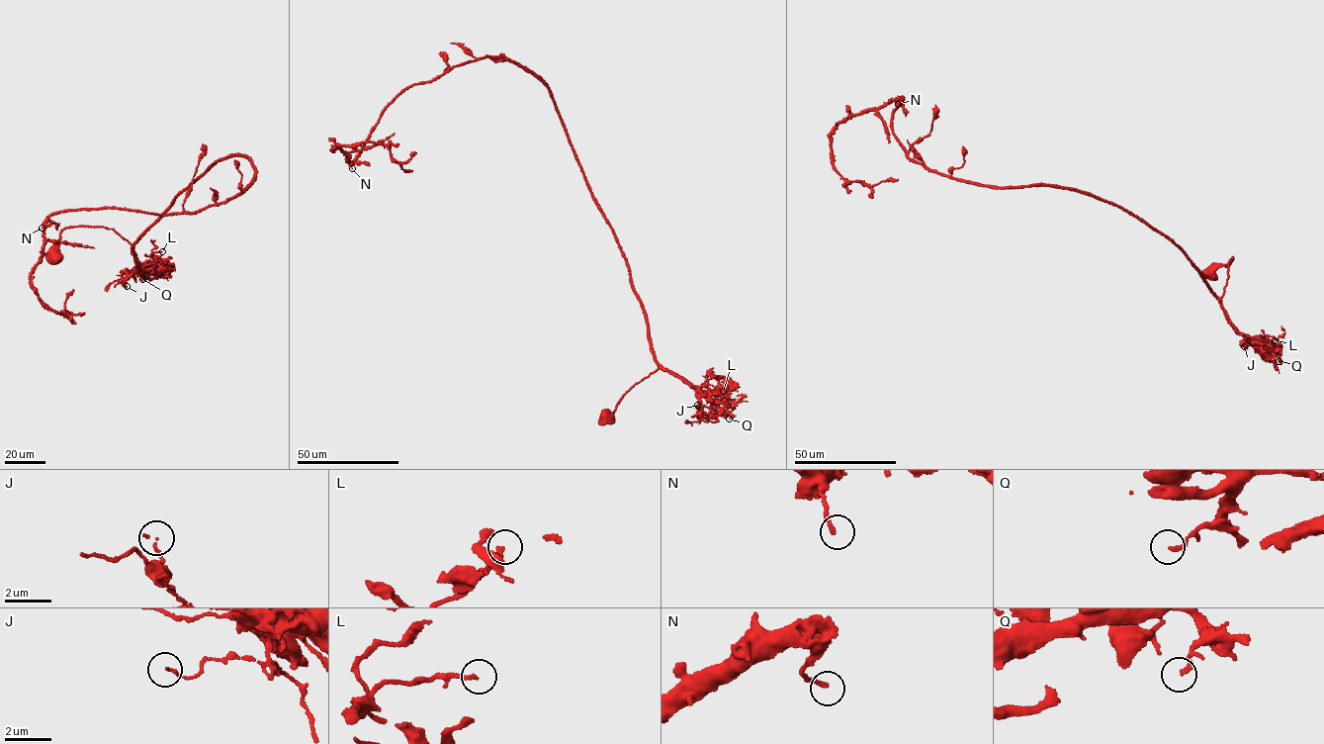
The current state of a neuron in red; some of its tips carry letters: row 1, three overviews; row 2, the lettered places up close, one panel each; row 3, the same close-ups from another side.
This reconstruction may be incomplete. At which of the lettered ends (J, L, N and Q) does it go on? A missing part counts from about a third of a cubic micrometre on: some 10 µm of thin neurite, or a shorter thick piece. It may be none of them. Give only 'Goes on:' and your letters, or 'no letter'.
Goes on: L

